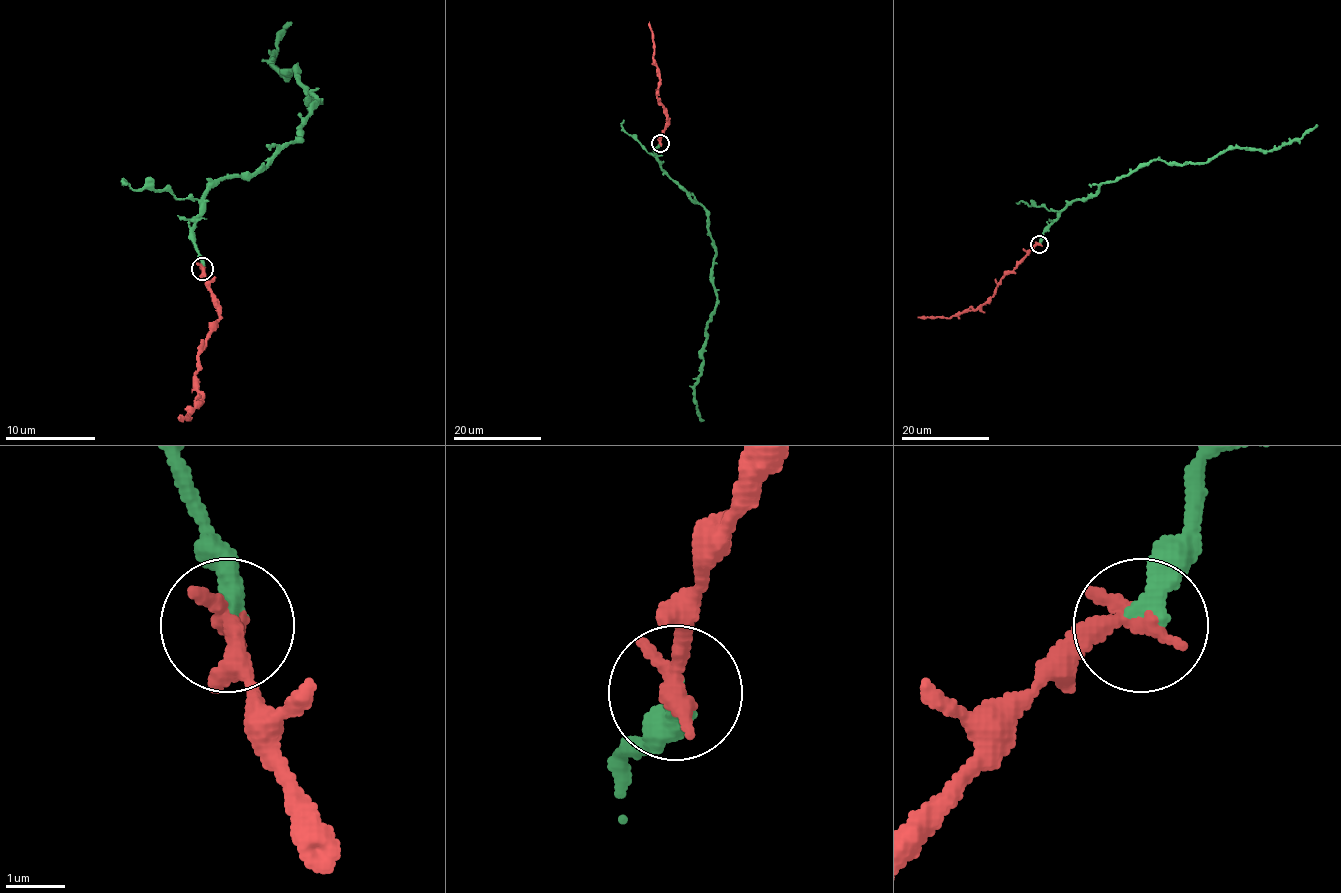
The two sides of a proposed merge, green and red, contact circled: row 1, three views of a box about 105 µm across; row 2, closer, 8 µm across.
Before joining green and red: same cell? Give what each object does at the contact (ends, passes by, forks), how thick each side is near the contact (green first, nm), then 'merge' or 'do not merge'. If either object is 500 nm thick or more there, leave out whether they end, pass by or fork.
green ends there; red ends there; 400 nm thick on the green side, 400 nm on the other; merge

